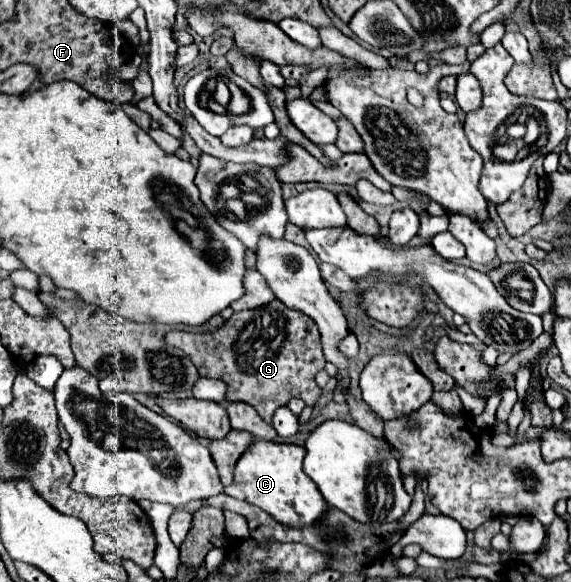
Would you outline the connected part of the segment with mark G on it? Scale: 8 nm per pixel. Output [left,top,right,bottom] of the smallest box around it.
[165,300,323,422]

